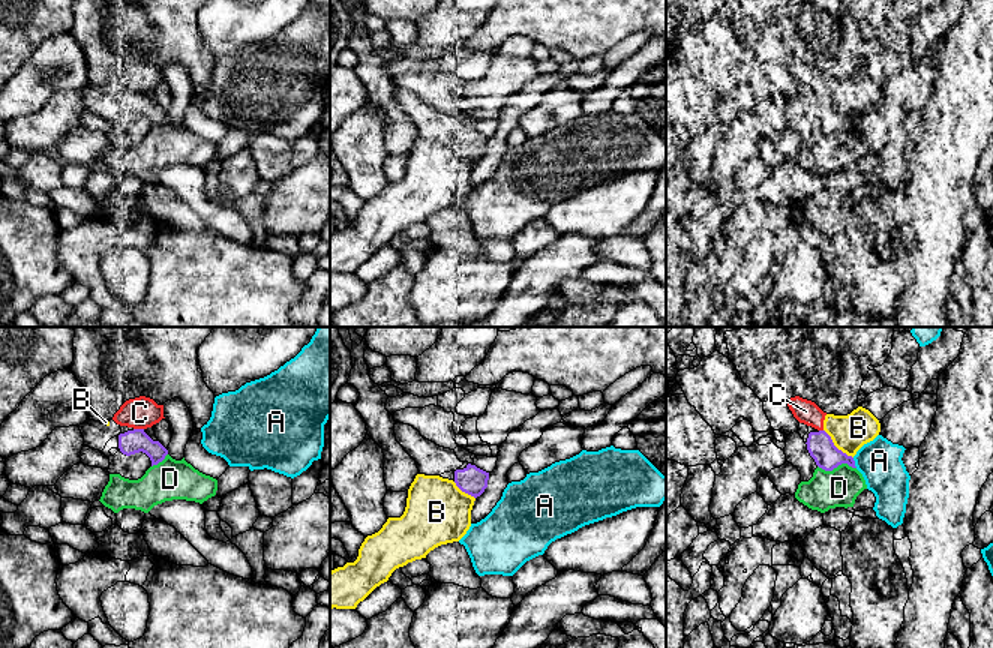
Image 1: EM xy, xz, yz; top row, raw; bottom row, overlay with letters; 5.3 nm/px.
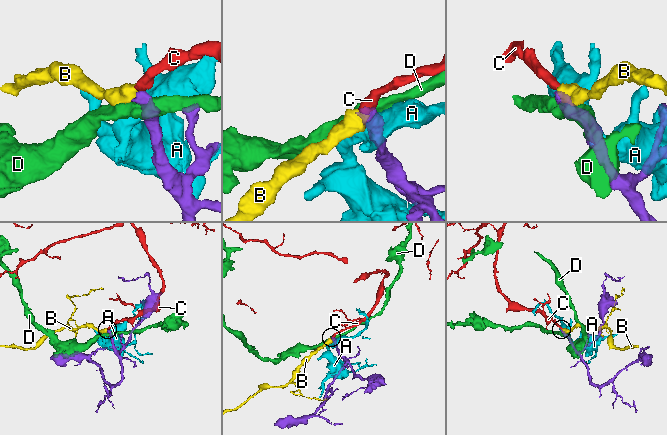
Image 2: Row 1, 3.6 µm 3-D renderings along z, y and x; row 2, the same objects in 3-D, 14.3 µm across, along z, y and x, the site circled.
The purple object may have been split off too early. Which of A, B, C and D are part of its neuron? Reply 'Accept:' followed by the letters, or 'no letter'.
Accept: no letter

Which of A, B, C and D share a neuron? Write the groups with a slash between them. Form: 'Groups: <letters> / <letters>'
Groups: A / B C / D

